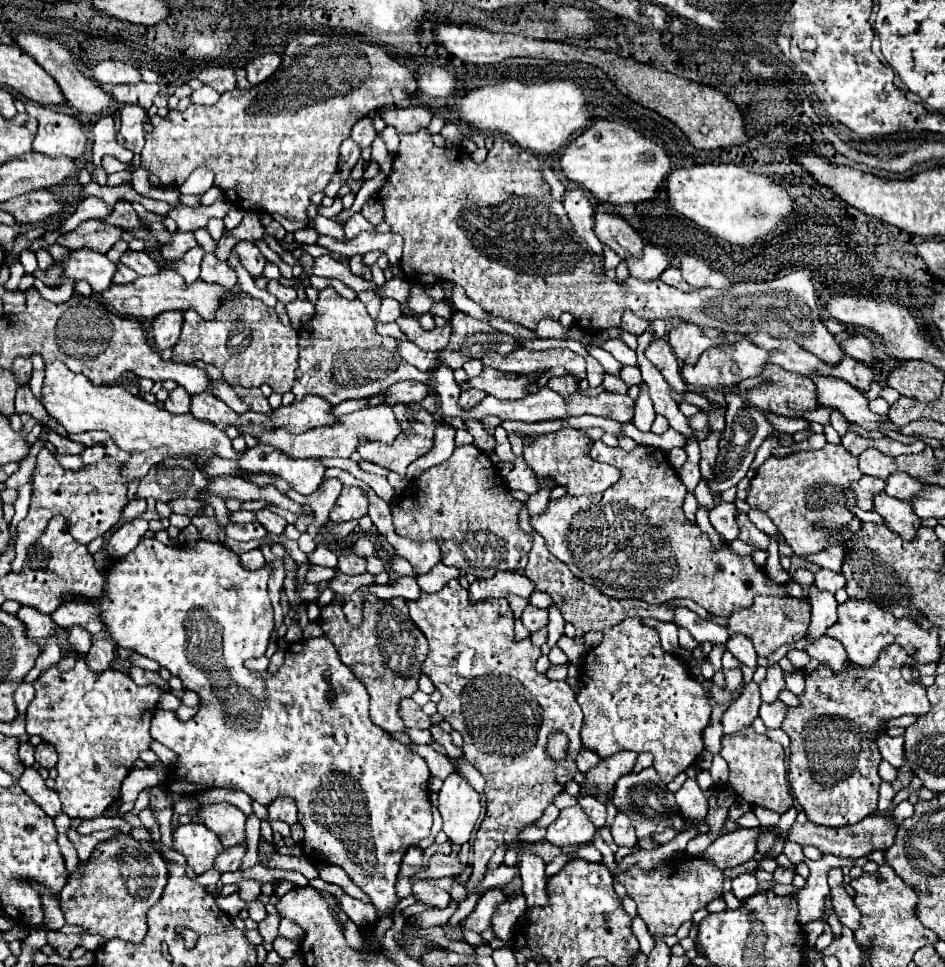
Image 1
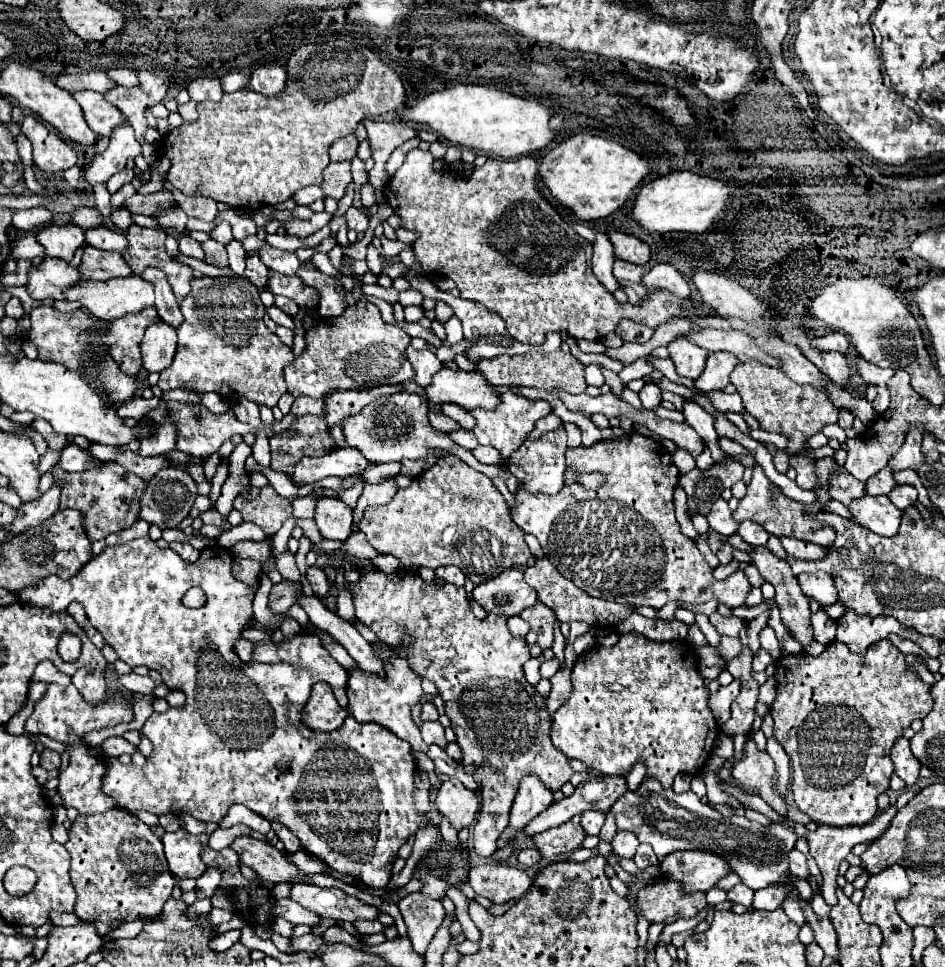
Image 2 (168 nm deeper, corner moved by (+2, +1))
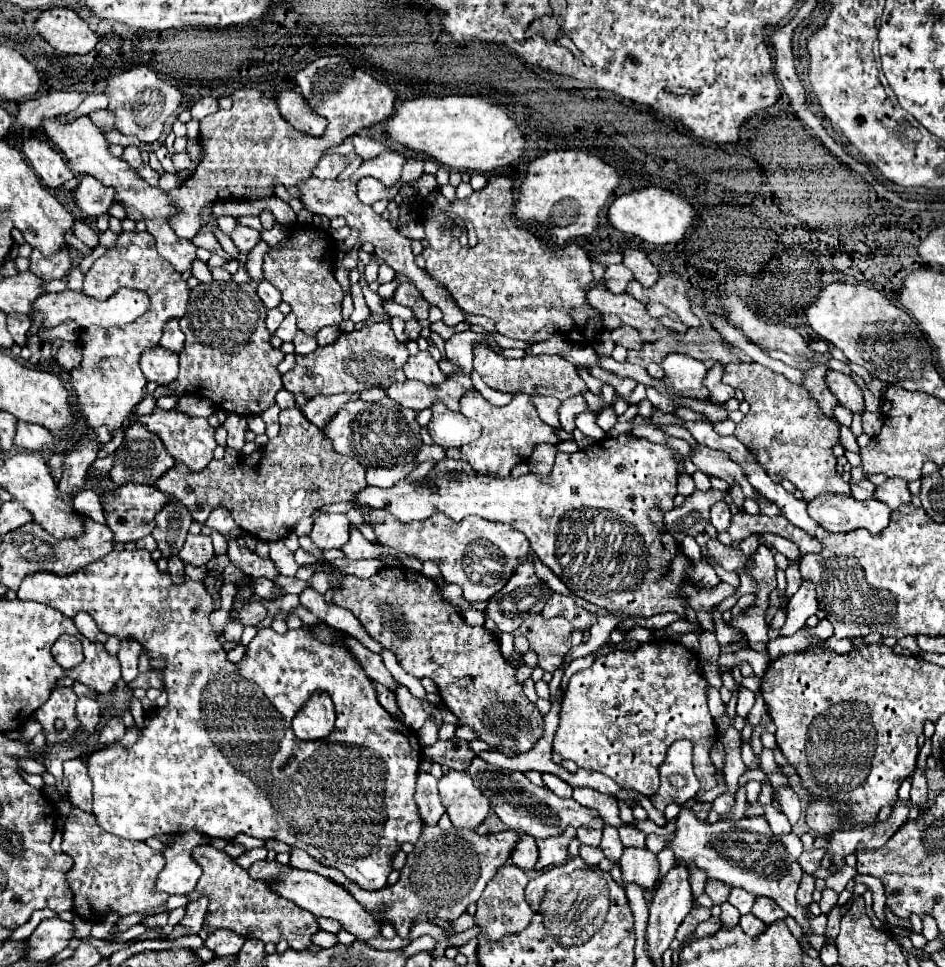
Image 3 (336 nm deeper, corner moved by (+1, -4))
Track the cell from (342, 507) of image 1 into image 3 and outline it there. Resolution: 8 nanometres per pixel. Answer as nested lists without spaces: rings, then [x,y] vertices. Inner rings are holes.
[[[325,513],[315,519],[313,531],[309,537],[323,551],[333,547],[341,549],[349,541],[349,529],[351,529],[351,523],[345,515]]]

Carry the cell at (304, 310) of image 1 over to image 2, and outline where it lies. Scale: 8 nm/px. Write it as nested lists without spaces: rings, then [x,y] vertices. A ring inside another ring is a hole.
[[[272,306],[272,308],[268,308],[268,316],[276,322],[276,324],[282,324],[282,326],[286,326],[286,328],[290,328],[290,330],[294,330],[296,328],[296,322],[294,322],[294,318],[288,318],[288,314],[284,314],[278,306]]]

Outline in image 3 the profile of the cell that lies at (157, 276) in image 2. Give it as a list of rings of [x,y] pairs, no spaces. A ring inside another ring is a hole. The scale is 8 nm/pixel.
[[[171,319],[167,325],[165,325],[165,331],[163,331],[163,337],[161,337],[161,347],[173,351],[173,353],[181,353],[183,351],[183,343],[185,343],[185,335],[183,331],[179,329],[179,323],[177,319]]]

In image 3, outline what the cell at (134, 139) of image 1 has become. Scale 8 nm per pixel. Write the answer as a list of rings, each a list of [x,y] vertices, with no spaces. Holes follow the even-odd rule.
[[[81,177],[81,183],[73,191],[75,205],[87,215],[87,217],[101,217],[107,213],[107,209],[113,203],[113,189],[105,187],[93,177]]]

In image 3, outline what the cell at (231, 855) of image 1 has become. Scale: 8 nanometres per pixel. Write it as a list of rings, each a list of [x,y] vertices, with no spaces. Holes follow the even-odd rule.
[[[201,897],[201,899],[197,899],[195,903],[189,903],[189,905],[187,905],[185,917],[179,921],[179,925],[183,925],[183,927],[187,929],[185,935],[195,935],[195,933],[201,931],[205,913],[207,913],[207,897]]]

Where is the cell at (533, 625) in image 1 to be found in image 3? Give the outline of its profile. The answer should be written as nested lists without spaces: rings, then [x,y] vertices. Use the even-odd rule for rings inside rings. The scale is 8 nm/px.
[[[529,615],[529,619],[521,623],[519,633],[529,639],[531,651],[539,657],[539,667],[553,673],[571,649],[573,625],[565,617],[543,619],[541,615]]]

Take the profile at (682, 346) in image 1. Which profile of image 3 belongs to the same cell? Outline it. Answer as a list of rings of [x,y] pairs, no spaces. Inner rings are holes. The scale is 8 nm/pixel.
[[[671,353],[661,361],[661,369],[665,371],[663,381],[671,397],[691,397],[697,401],[709,399],[709,391],[703,387],[707,375],[707,365],[703,361]]]

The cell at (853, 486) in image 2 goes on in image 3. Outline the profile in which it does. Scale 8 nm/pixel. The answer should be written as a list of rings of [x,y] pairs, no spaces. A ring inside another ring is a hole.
[[[757,363],[727,365],[723,381],[735,389],[741,389],[745,401],[751,405],[733,435],[747,447],[749,453],[753,453],[757,461],[761,461],[765,473],[775,483],[789,479],[803,493],[805,501],[811,501],[821,493],[851,493],[849,483],[837,475],[835,465],[831,467],[831,449],[839,443],[839,427],[833,419],[823,415],[805,387],[799,387],[785,375]]]

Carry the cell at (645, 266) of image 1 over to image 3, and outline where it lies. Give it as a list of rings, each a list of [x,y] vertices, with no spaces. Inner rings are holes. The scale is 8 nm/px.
[[[609,265],[605,271],[605,277],[603,277],[603,283],[605,283],[607,291],[613,291],[617,295],[617,293],[625,291],[625,287],[631,279],[633,279],[633,273],[625,265]]]

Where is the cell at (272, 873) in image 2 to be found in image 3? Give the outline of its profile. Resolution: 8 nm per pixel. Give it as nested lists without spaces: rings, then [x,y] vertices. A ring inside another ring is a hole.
[[[257,861],[253,863],[249,869],[247,869],[249,877],[253,879],[279,879],[279,883],[275,885],[277,887],[277,893],[283,895],[285,899],[291,899],[295,901],[301,909],[313,913],[315,917],[329,917],[329,919],[335,919],[341,923],[341,927],[345,931],[349,931],[351,935],[355,935],[357,939],[371,939],[371,937],[377,937],[381,933],[381,925],[339,885],[331,883],[329,879],[317,875],[317,873],[311,873],[311,871],[297,871],[289,865],[279,865],[277,861]]]

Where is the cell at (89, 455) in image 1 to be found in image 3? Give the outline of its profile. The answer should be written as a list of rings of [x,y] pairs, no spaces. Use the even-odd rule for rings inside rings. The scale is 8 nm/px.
[[[53,453],[53,455],[47,459],[47,463],[49,463],[49,473],[53,475],[55,481],[61,479],[61,461],[63,461],[61,453]]]

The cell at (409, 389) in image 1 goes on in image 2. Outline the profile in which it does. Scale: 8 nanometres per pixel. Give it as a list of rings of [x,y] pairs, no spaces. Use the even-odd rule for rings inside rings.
[[[336,390],[332,392],[324,402],[326,402],[326,422],[328,426],[340,424],[344,418],[352,414],[360,414],[360,410],[376,400],[376,394],[368,390]]]

